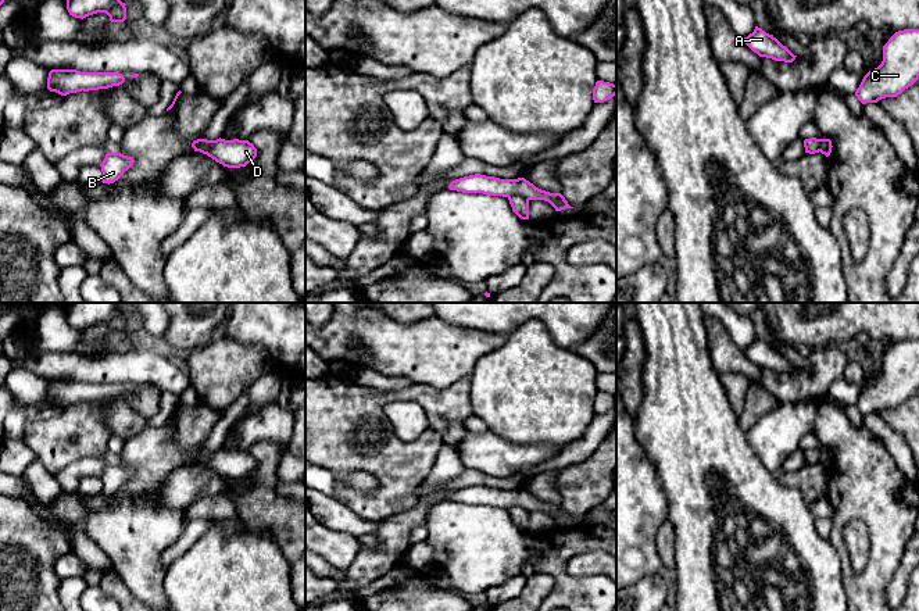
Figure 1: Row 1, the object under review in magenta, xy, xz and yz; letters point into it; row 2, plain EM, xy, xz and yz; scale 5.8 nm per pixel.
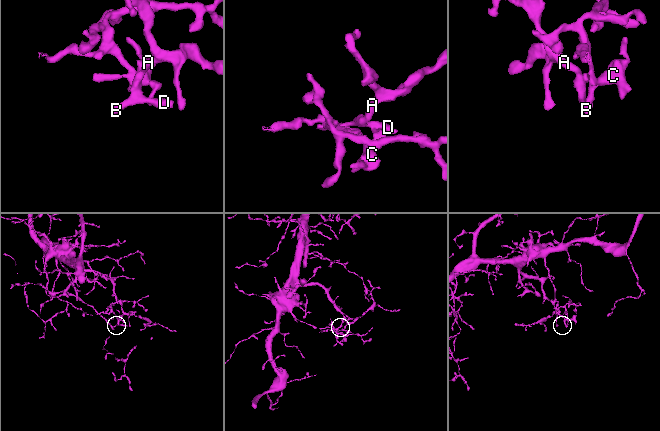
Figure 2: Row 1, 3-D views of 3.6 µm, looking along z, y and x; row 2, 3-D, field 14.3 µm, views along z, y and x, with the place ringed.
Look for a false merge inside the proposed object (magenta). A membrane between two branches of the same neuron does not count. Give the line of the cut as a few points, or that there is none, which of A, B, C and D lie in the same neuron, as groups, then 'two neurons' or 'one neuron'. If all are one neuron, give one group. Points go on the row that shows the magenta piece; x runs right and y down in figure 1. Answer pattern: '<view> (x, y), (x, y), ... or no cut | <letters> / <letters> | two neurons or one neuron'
xz (508, 196), (524, 196), (528, 200) | A B D / C | two neurons

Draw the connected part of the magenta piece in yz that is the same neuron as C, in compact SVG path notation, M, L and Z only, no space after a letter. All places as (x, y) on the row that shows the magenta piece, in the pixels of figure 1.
M919 29L895 32L883 46L882 64L869 71L855 96L862 104L897 97L919 79Z

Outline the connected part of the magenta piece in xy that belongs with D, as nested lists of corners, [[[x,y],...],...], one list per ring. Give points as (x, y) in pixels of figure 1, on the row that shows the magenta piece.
[[[212,140],[207,156],[228,168],[246,167],[257,157],[257,149],[248,140]]]

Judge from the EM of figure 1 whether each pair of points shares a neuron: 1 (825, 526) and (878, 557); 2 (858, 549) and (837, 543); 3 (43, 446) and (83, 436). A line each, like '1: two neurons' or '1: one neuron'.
1: two neurons
2: two neurons
3: one neuron

